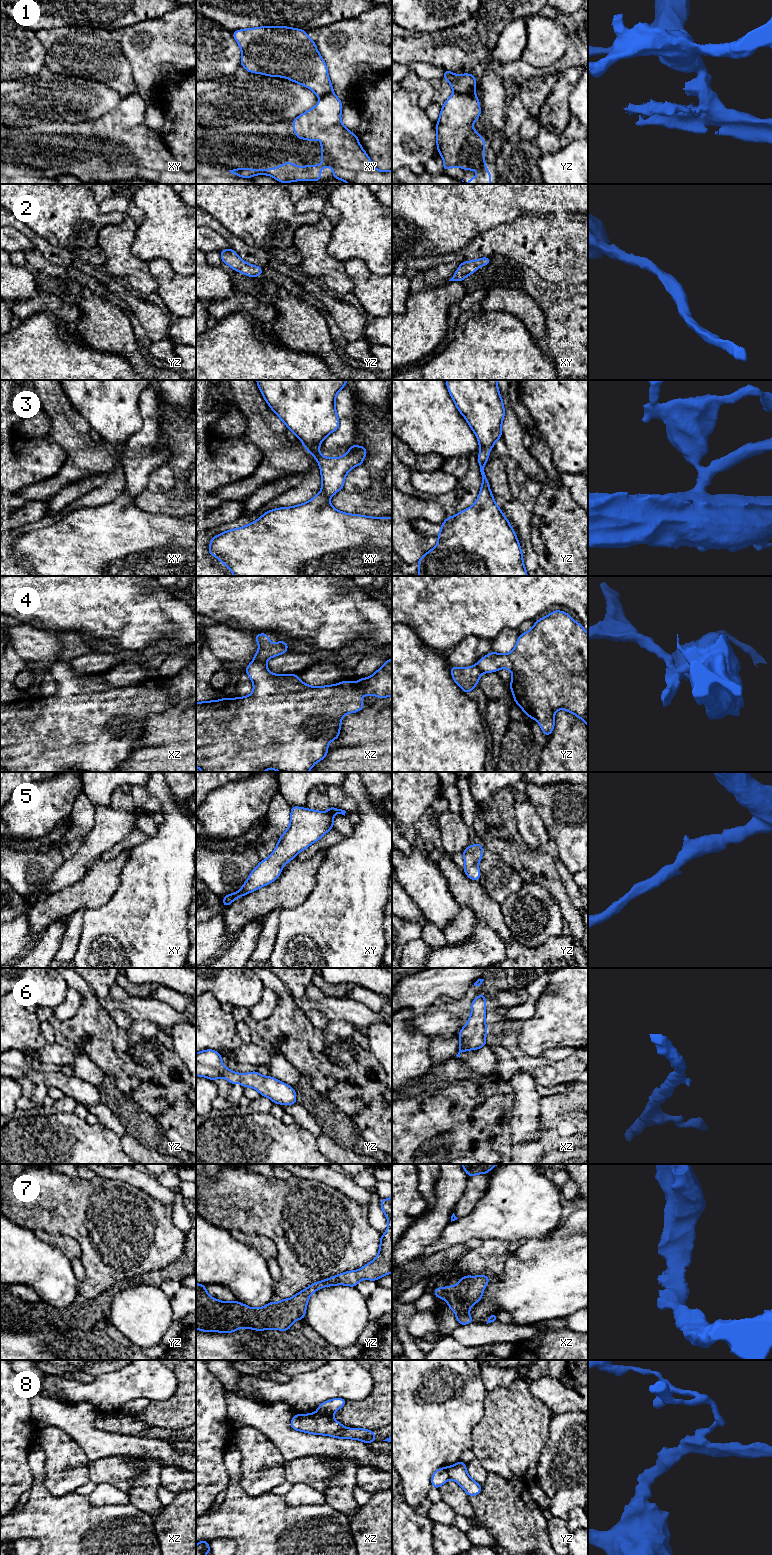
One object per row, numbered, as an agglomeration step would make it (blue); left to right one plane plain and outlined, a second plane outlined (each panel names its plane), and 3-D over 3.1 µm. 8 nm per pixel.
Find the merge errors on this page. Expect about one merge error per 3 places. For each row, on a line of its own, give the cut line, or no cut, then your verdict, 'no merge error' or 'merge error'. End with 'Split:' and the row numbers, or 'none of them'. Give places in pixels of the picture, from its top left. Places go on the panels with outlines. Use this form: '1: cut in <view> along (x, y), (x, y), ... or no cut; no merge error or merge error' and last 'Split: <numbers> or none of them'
1: cut in yz along (454, 92), (474, 93); merge error
2: no cut; no merge error
3: no cut; no merge error
4: cut in xz along (252, 661), (264, 662); merge error
5: no cut; no merge error
6: no cut; no merge error
7: no cut; no merge error
8: cut in xz along (316, 1412), (321, 1415), (332, 1416); merge error
Split: 1, 4, 8

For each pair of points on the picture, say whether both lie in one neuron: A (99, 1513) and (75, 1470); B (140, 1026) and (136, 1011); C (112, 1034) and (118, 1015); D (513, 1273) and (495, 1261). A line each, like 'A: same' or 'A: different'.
A: different
B: different
C: different
D: different

